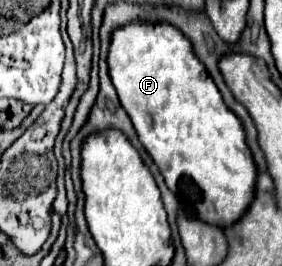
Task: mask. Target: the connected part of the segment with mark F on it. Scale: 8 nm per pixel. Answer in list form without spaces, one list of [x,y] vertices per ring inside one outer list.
[[[132,21],[114,29],[108,49],[108,73],[122,107],[134,123],[140,143],[158,165],[168,189],[178,195],[180,207],[208,223],[220,227],[232,225],[252,201],[256,165],[250,149],[246,147],[240,119],[224,105],[218,87],[194,55],[192,43],[184,37],[184,33],[168,23],[148,21]]]

